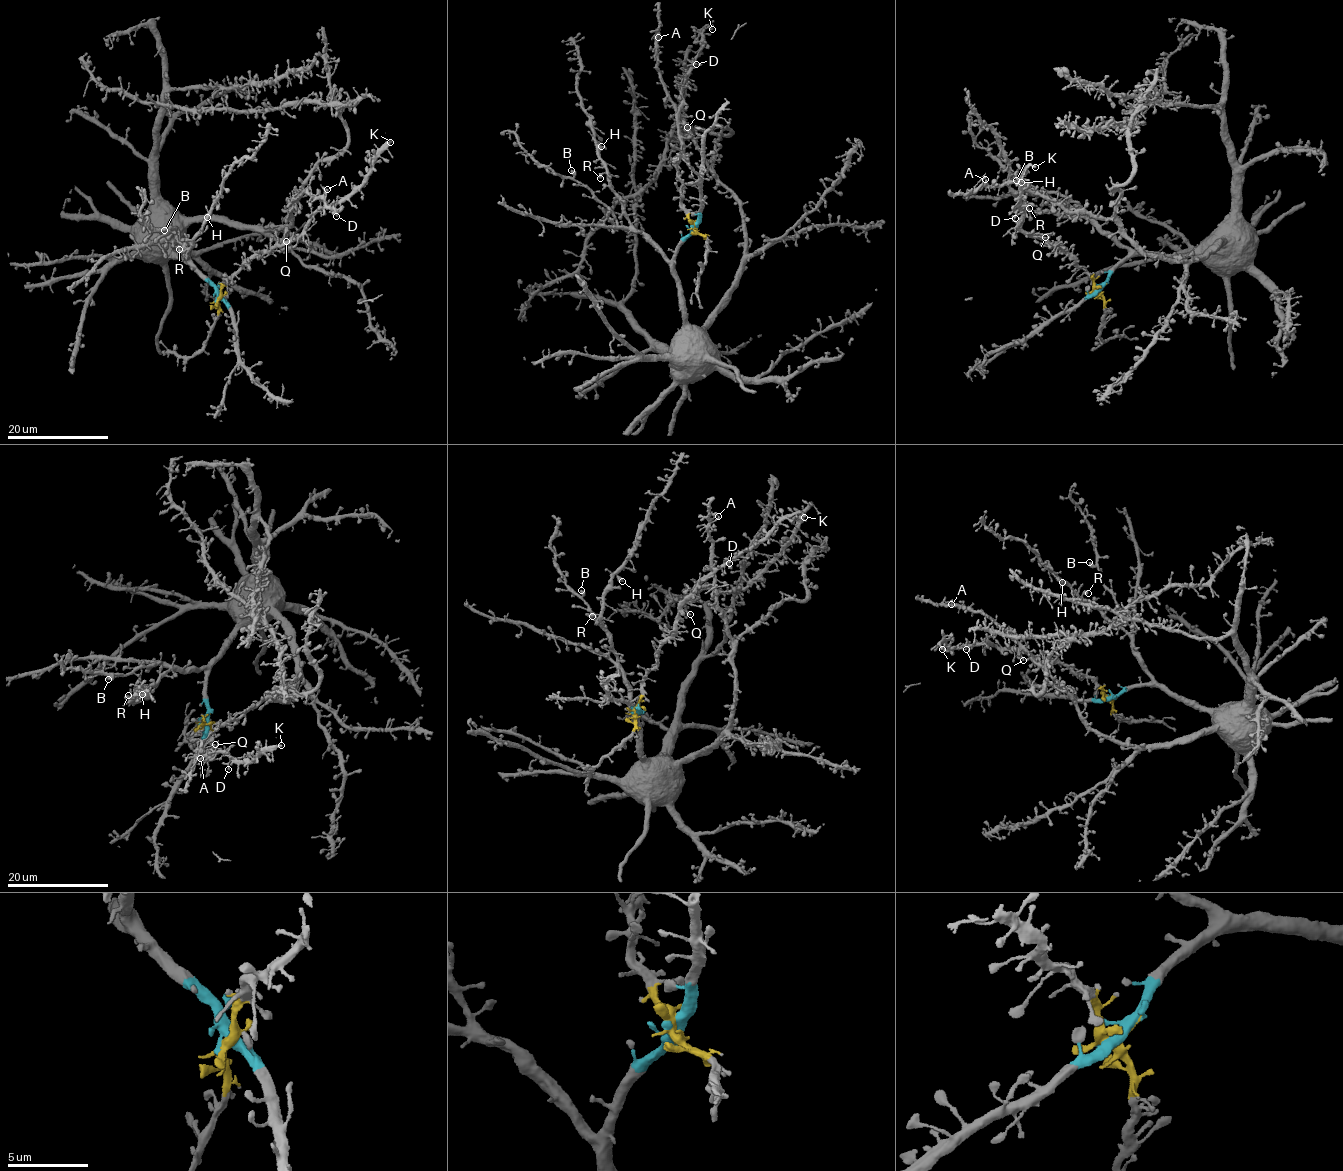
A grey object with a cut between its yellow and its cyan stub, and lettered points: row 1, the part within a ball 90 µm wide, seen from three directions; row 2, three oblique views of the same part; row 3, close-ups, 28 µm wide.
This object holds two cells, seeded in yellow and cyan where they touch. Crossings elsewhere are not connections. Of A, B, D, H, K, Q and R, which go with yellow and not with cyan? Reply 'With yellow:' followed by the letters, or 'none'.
With yellow: D, K, Q

